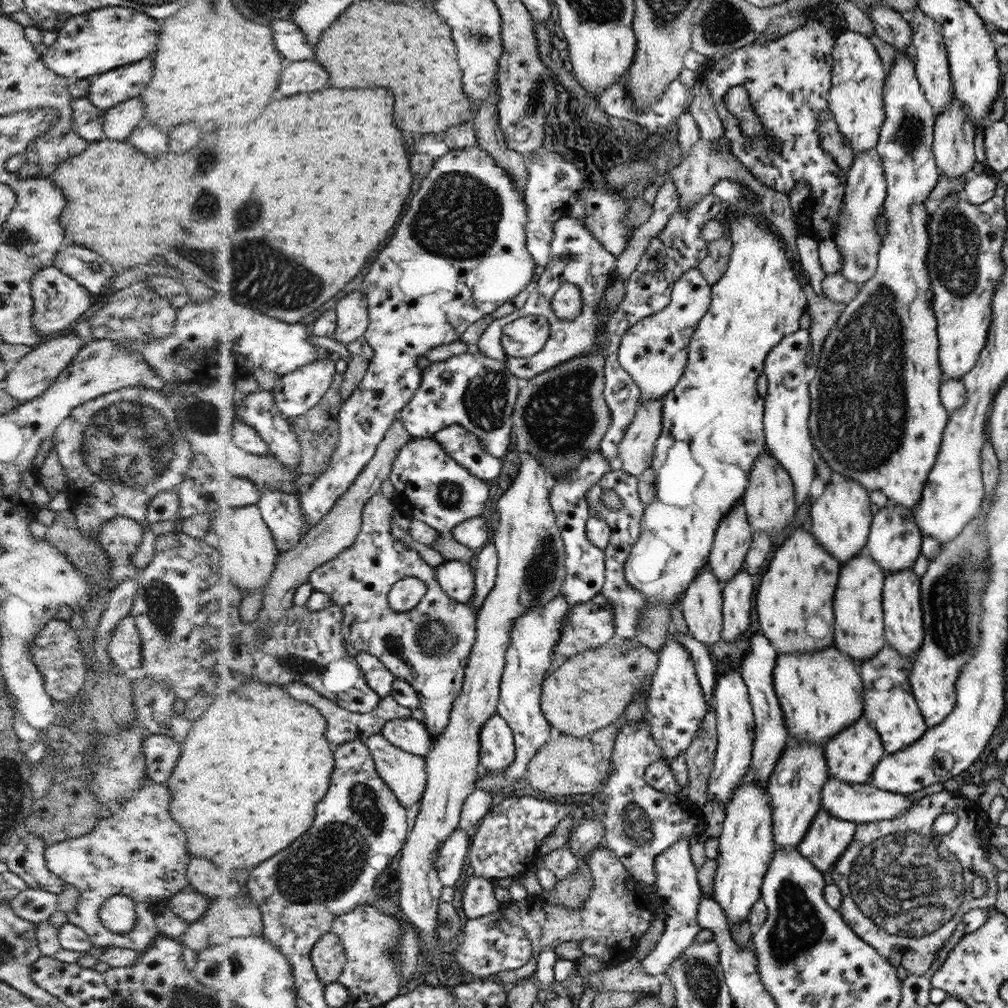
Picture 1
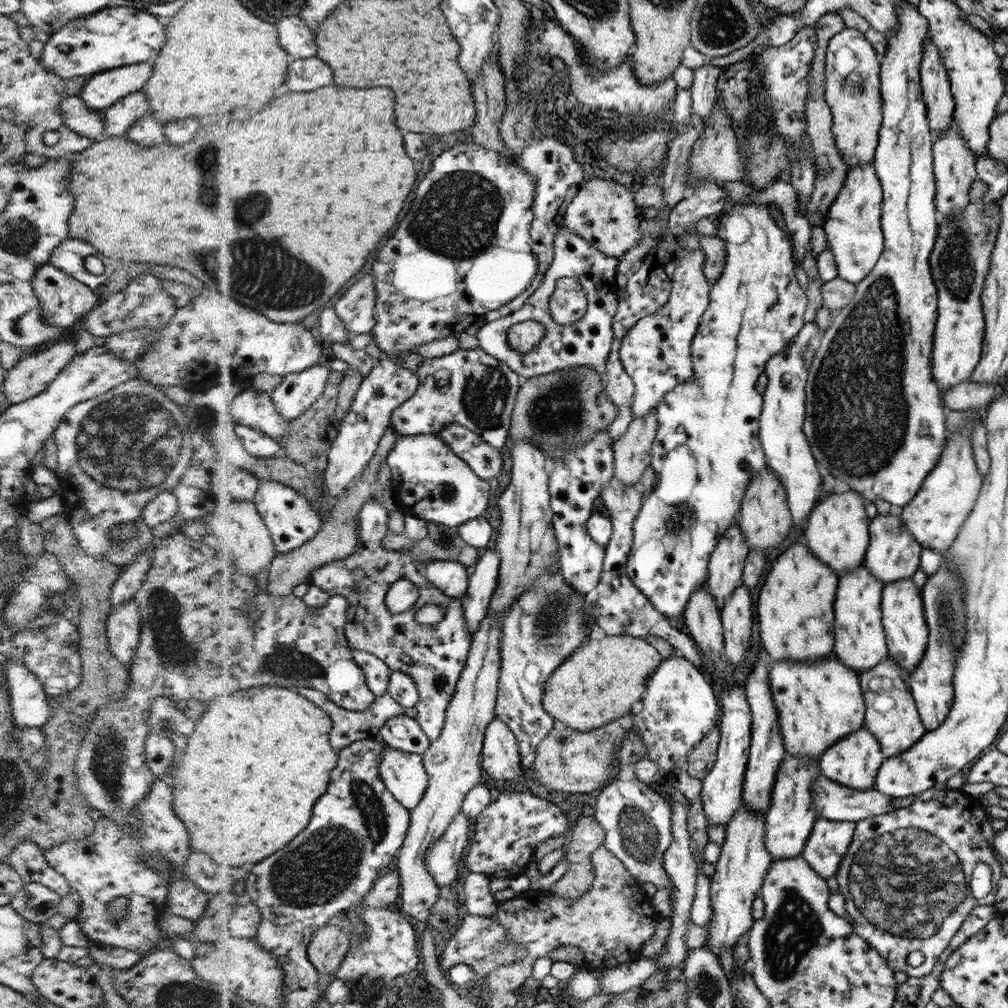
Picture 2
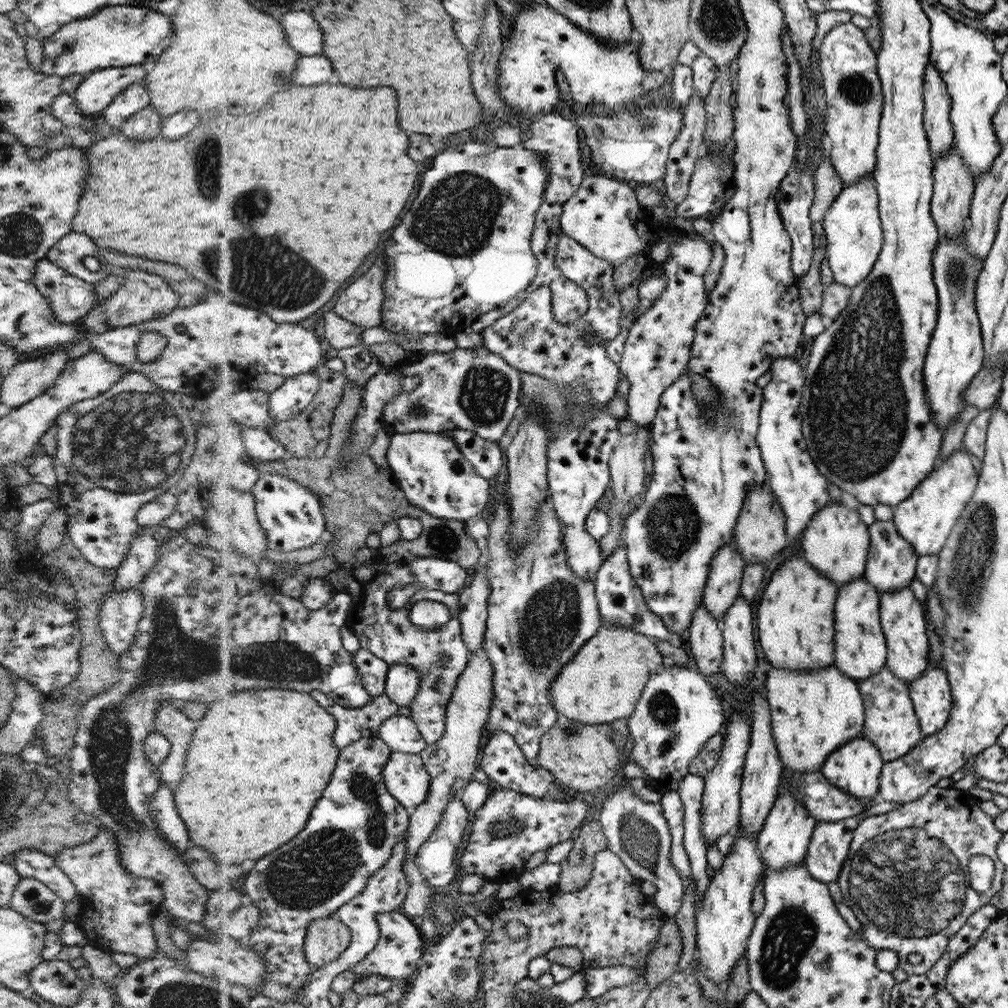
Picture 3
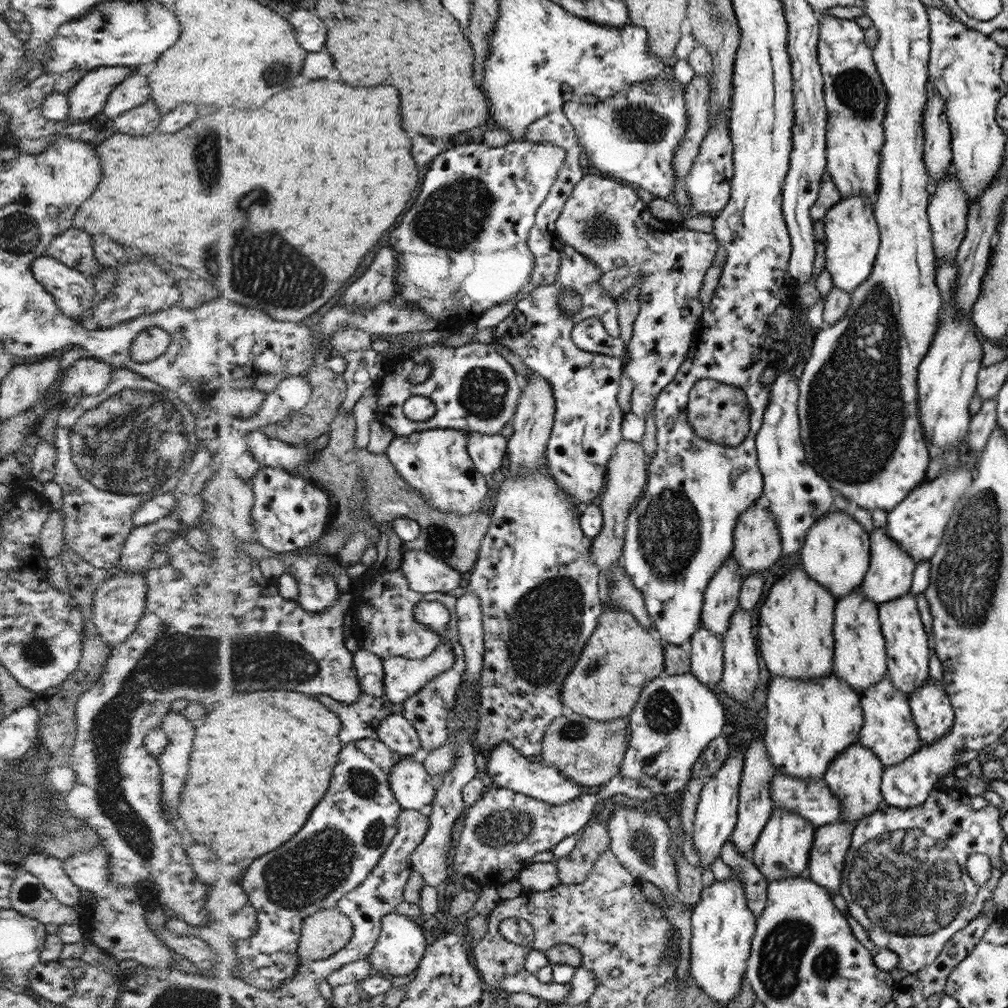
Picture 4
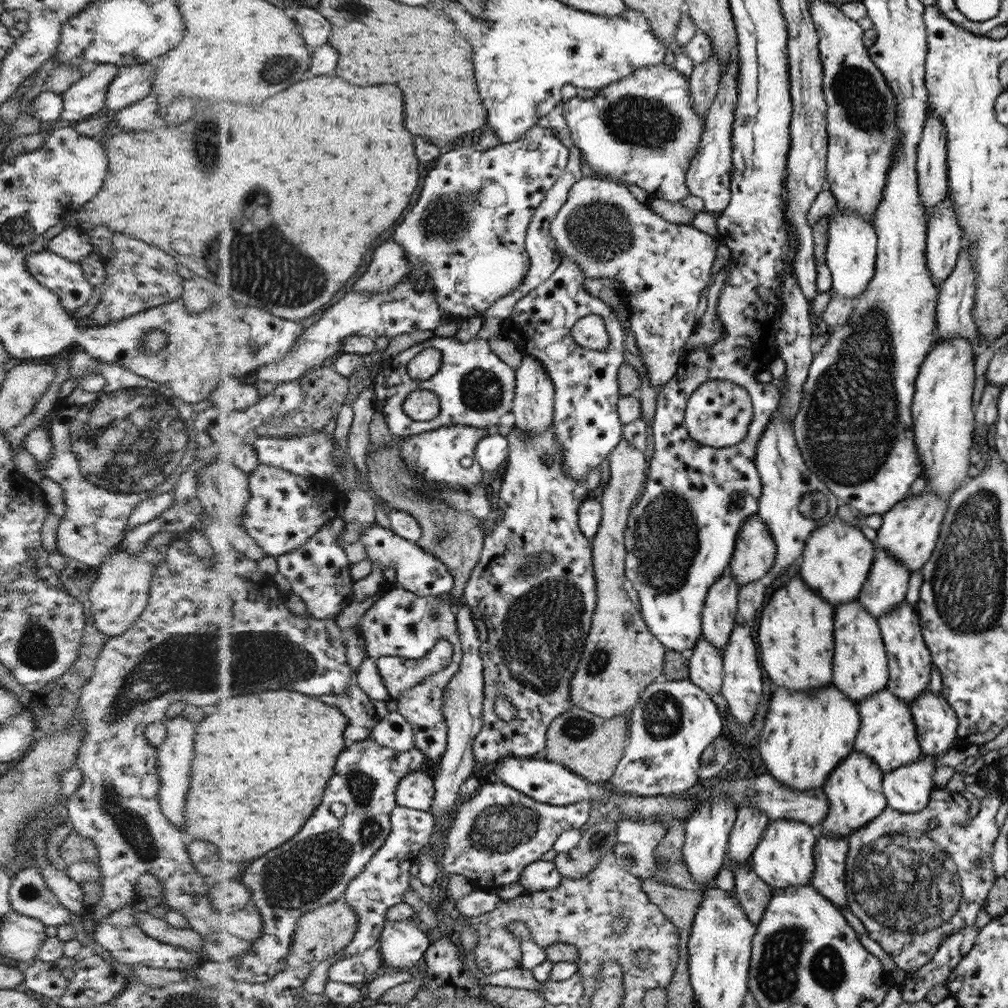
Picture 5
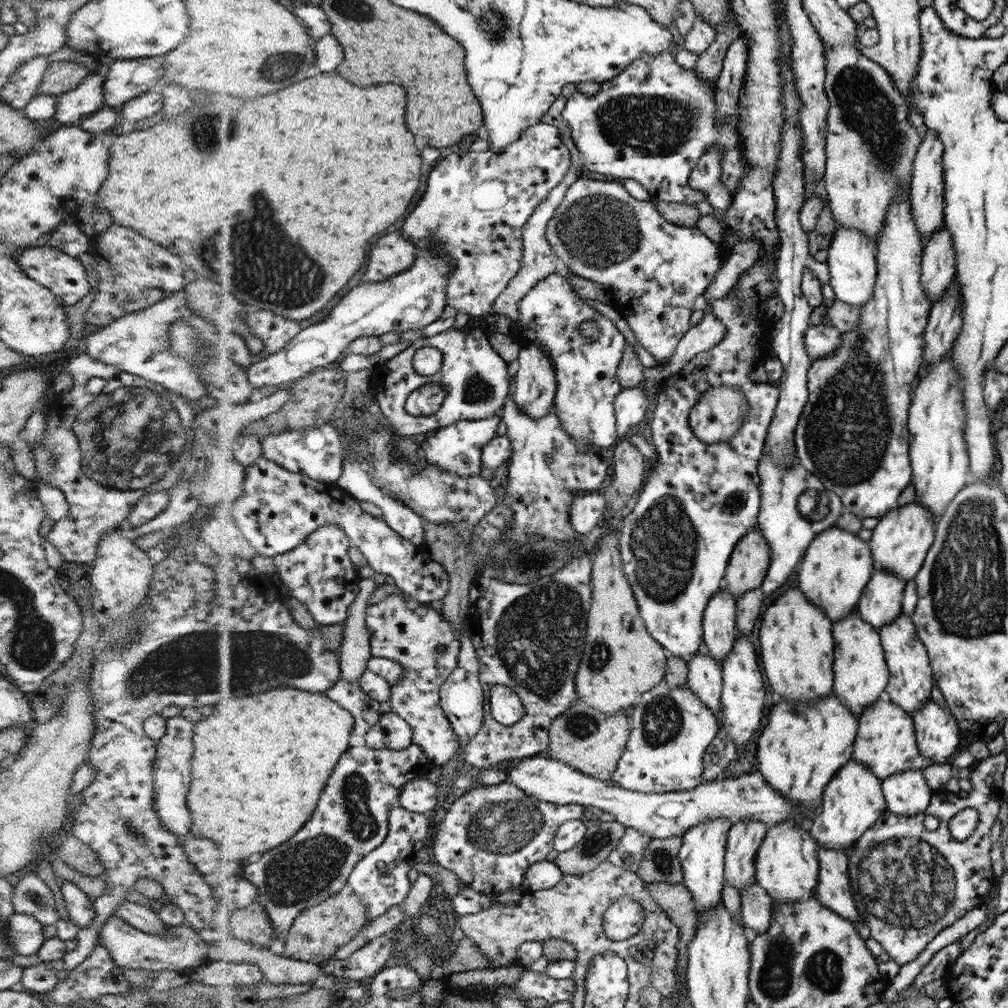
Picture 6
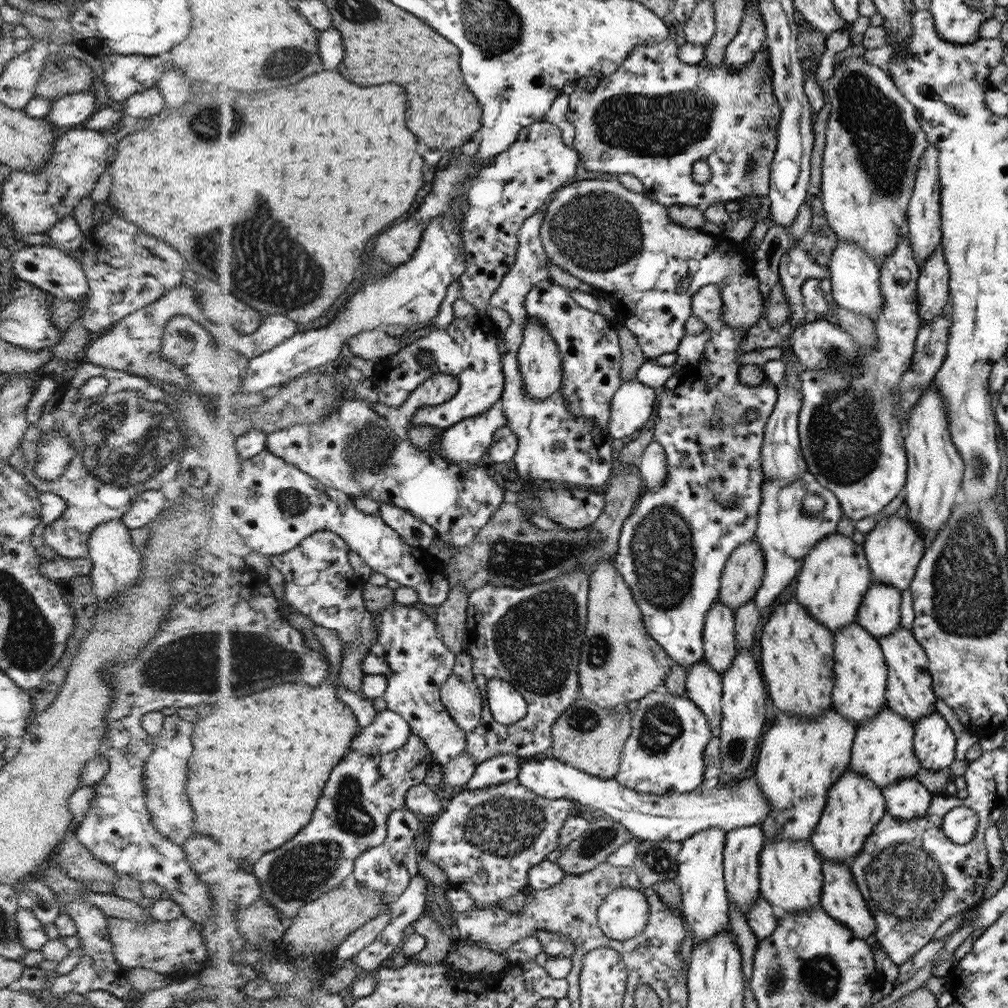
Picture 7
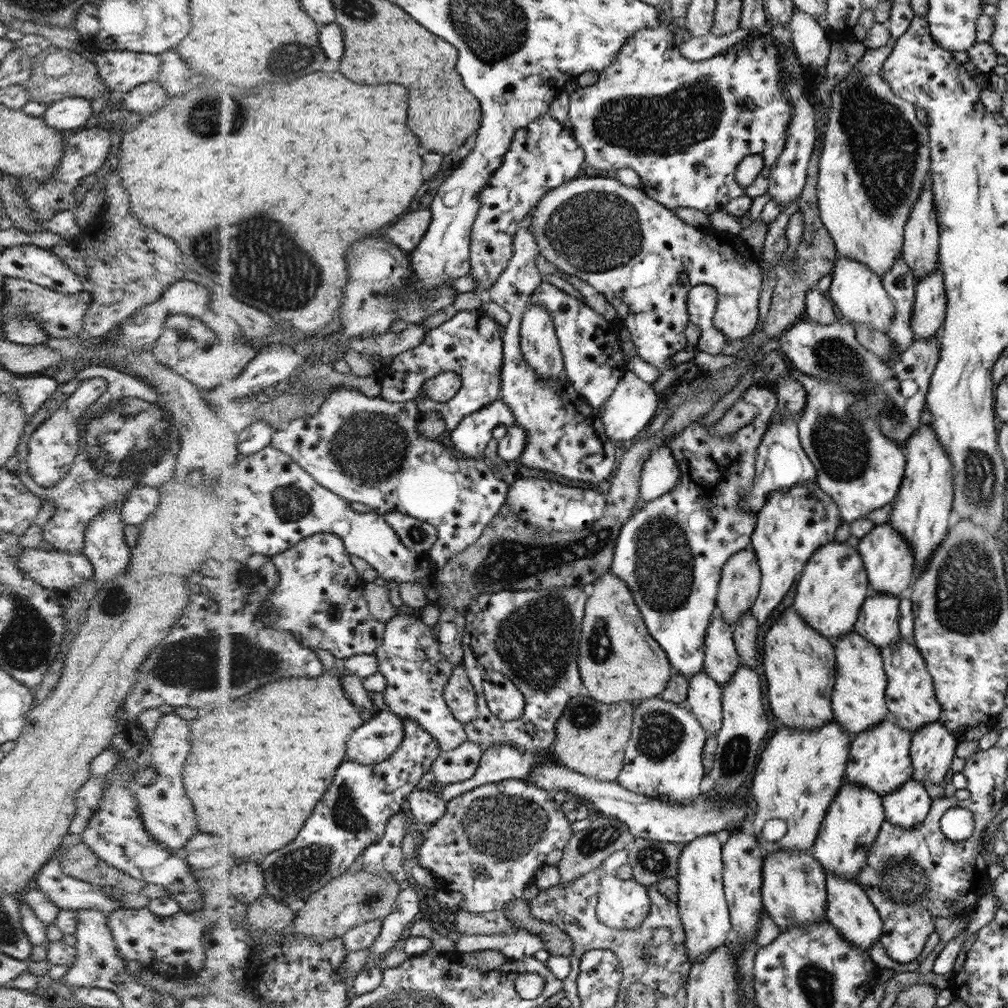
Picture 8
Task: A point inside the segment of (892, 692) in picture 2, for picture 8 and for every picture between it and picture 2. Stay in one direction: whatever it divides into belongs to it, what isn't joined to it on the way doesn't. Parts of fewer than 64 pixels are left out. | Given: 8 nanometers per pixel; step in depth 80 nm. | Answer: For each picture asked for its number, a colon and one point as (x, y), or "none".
3: (892, 724)
4: (890, 730)
5: (888, 735)
6: (887, 743)
7: (884, 751)
8: (881, 760)

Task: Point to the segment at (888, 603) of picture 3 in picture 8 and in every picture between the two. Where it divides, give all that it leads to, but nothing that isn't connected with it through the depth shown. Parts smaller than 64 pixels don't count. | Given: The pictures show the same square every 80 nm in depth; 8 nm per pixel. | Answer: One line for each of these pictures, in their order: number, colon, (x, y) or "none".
4: (907, 642)
5: (909, 660)
6: (911, 680)
7: (909, 693)
8: (910, 696)

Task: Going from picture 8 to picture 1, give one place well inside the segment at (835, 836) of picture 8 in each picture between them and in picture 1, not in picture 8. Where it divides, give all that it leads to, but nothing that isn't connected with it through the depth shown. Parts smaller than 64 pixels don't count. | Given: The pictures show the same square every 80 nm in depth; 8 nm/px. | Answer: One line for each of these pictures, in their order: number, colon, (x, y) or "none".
1: (855, 753)
2: (854, 762)
3: (855, 767)
4: (856, 779)
5: (855, 793)
6: (853, 805)
7: (854, 808)

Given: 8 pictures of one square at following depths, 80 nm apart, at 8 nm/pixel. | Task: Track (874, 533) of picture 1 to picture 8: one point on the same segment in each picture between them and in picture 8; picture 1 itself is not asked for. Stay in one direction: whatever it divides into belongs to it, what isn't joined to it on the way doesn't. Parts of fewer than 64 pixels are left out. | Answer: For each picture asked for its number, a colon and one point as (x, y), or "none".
2: (894, 554)
3: (892, 564)
4: (891, 573)
5: (886, 588)
6: (882, 603)
7: (880, 614)
8: (878, 622)

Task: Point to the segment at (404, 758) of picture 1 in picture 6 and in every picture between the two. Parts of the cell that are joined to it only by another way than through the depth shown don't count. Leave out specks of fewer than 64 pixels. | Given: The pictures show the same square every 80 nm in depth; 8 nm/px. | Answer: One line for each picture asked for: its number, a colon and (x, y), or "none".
2: (406, 774)
3: (410, 781)
4: (415, 787)
5: (417, 790)
6: (420, 795)

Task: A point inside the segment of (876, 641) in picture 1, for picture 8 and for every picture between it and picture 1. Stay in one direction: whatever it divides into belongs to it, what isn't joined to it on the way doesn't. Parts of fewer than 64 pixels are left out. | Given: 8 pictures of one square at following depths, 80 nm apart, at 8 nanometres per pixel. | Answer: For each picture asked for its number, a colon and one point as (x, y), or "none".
2: (860, 644)
3: (860, 653)
4: (859, 657)
5: (860, 669)
6: (860, 673)
7: (859, 665)
8: (858, 699)

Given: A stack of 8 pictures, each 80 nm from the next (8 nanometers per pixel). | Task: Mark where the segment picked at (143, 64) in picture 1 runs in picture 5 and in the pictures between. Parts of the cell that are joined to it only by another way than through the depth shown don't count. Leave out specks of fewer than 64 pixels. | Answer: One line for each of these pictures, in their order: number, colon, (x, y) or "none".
2: (104, 88)
3: (94, 94)
4: (89, 96)
5: (86, 96)

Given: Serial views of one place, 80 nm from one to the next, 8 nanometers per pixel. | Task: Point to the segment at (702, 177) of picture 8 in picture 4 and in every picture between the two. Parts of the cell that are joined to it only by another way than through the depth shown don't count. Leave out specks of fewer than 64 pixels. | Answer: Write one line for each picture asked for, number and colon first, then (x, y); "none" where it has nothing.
4: (633, 136)
5: (644, 130)
6: (652, 123)
7: (656, 117)

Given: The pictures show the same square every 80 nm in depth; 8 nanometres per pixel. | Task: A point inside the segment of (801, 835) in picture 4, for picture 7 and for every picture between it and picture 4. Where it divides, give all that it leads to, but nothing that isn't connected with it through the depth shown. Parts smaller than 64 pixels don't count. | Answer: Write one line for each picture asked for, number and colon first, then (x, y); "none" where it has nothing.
5: (785, 857)
6: (787, 865)
7: (791, 874)

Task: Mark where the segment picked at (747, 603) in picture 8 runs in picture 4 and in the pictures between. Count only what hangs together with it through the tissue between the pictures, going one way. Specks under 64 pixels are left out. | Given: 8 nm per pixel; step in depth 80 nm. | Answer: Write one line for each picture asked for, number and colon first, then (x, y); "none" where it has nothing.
4: (758, 545)
5: (755, 552)
6: (747, 569)
7: (742, 578)

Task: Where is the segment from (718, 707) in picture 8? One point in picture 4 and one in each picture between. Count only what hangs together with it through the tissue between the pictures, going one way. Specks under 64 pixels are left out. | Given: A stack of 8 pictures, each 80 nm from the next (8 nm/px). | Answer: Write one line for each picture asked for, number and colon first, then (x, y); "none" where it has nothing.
4: (706, 649)
5: (706, 665)
6: (705, 678)
7: (704, 686)

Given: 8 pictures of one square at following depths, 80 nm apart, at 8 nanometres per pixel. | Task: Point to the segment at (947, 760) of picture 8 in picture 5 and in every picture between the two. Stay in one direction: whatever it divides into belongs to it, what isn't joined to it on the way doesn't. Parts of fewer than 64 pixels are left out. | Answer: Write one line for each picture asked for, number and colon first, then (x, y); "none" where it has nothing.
5: (935, 719)
6: (936, 731)
7: (934, 743)

